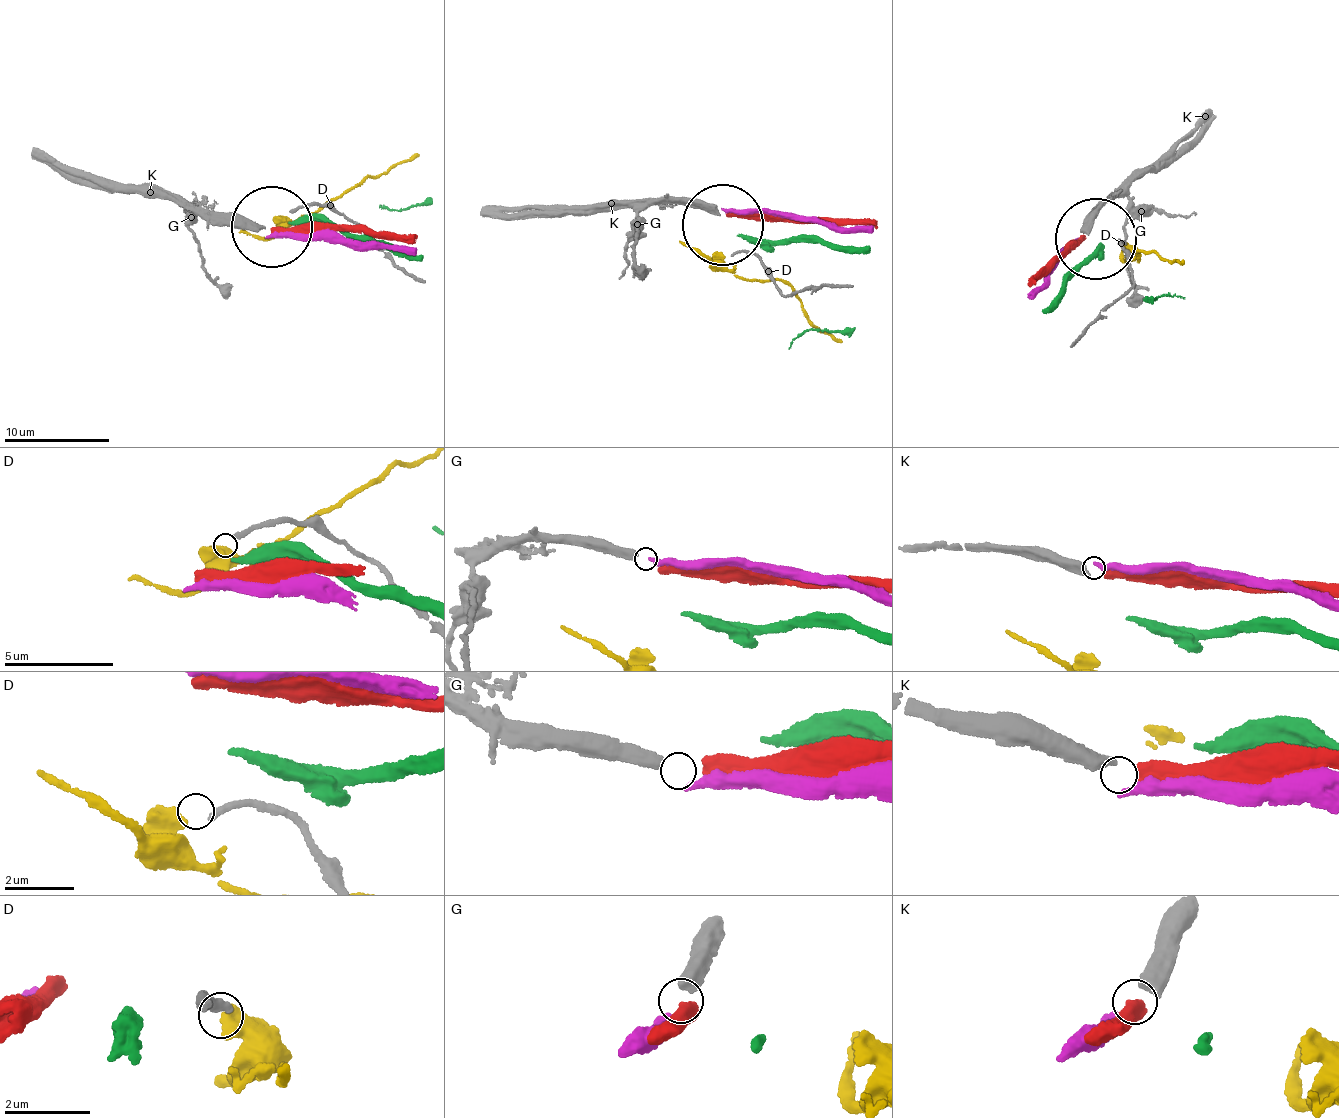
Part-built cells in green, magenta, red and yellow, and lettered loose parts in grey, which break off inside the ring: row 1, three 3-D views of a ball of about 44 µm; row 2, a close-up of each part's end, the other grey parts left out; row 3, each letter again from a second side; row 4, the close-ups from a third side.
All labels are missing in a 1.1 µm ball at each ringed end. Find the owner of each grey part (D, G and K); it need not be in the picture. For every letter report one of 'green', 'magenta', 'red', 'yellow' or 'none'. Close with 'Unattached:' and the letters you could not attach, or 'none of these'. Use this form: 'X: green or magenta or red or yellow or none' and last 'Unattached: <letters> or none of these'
D: none
G: magenta
K: red
Unattached: D

